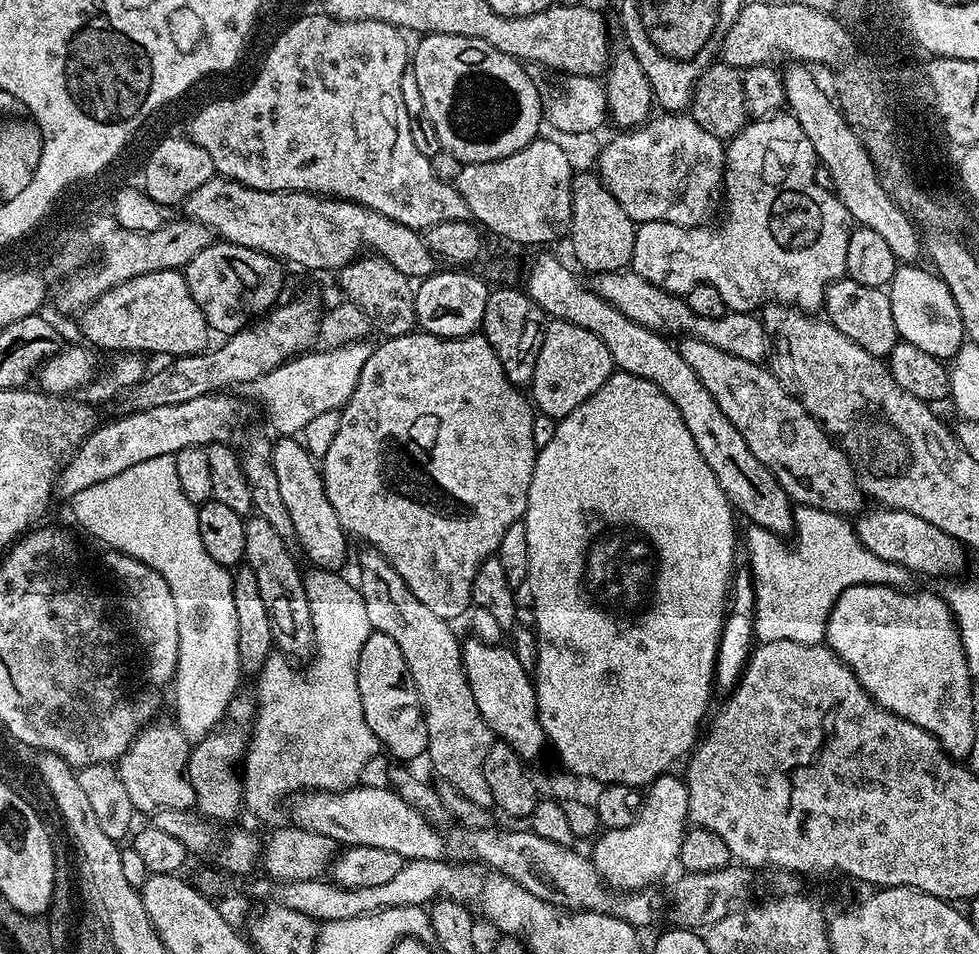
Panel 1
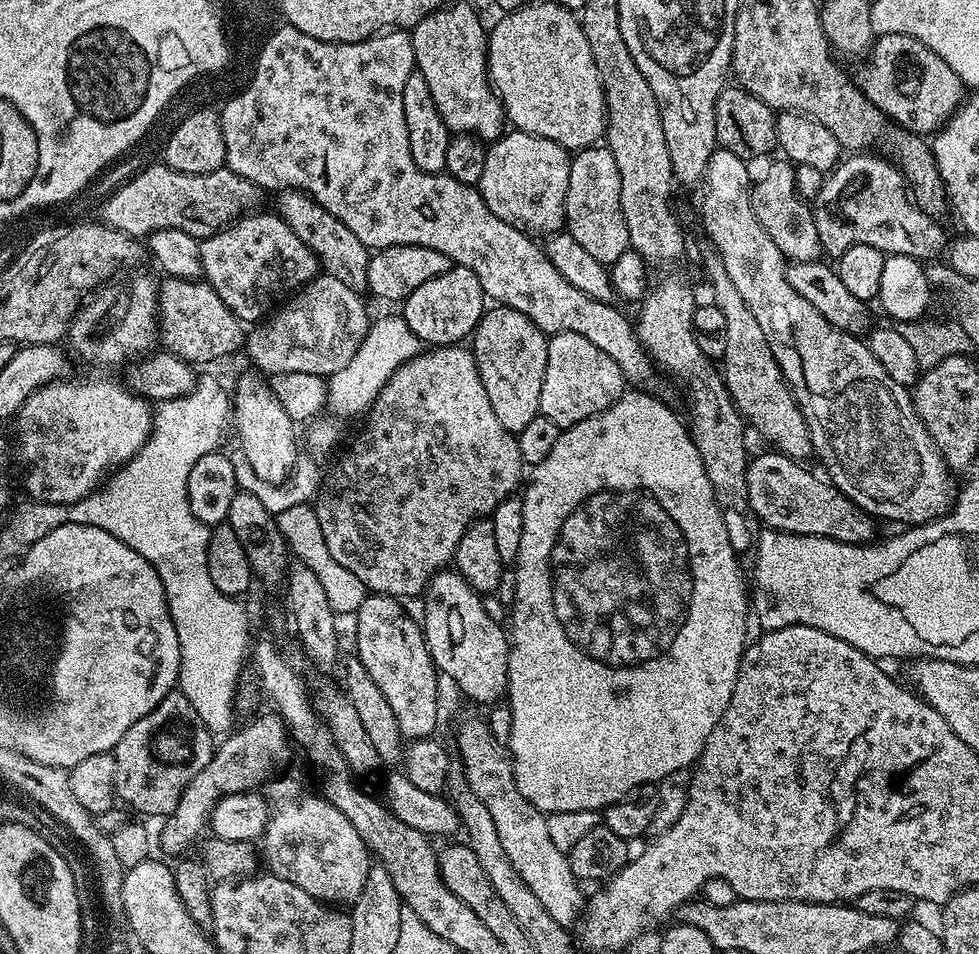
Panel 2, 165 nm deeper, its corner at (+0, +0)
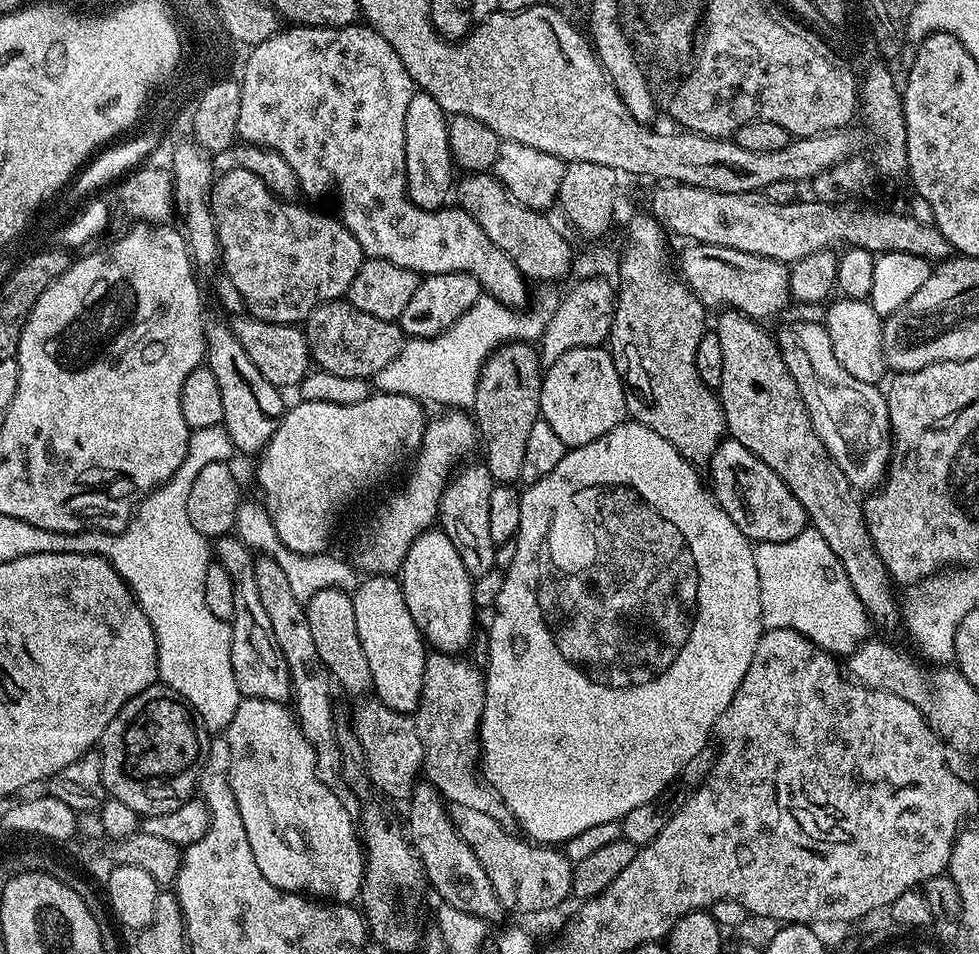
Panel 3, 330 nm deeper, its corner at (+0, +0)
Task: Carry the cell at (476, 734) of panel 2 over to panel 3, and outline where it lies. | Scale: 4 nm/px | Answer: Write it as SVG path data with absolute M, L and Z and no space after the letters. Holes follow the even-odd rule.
M429 651L422 678L422 698L414 713L424 751L423 775L441 796L458 798L459 803L474 806L474 810L482 810L482 814L490 814L490 818L507 825L510 820L508 808L478 775L483 709L484 672L463 655Z

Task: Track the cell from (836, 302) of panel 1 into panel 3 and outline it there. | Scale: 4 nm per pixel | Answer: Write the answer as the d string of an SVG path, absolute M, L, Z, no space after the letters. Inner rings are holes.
M693 243L680 256L678 275L703 302L705 309L725 308L751 316L757 322L764 322L767 316L782 311L792 300L788 270L789 265L774 258L746 254L742 250L730 250L726 246Z

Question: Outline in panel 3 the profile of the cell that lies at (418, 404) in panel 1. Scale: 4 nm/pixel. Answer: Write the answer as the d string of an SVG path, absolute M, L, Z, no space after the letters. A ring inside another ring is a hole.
M460 410L449 412L452 412L449 416L427 421L420 451L411 461L412 473L405 478L404 485L373 514L372 521L361 530L360 537L352 548L352 556L356 559L355 567L361 573L364 571L364 574L374 576L399 573L414 538L418 538L437 523L440 499L450 473L465 459L463 456L478 444L475 419Z

